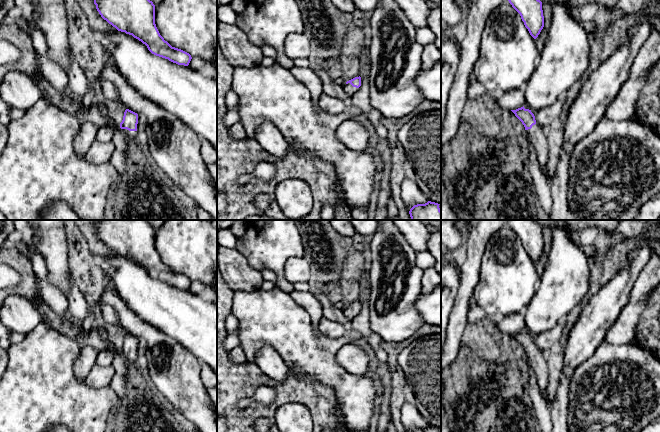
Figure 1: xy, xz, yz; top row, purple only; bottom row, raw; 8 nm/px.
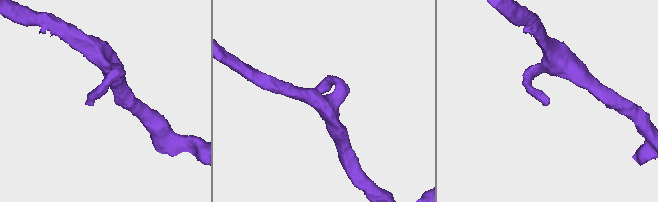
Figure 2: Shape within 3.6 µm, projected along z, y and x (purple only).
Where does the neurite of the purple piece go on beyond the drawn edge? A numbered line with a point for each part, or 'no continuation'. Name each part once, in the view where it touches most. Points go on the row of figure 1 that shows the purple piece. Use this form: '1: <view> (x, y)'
1: xy (129, 136)

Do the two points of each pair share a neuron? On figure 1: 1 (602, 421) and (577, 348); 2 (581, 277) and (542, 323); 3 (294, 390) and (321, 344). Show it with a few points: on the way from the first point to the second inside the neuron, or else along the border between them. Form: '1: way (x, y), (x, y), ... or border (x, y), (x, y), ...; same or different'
1: border (598, 346), (574, 371), (569, 383); different
2: way (570, 288), (546, 312); same
3: border (289, 368), (325, 384); different

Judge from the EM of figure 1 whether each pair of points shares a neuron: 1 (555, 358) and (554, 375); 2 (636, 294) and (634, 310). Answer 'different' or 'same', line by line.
1: same
2: same

